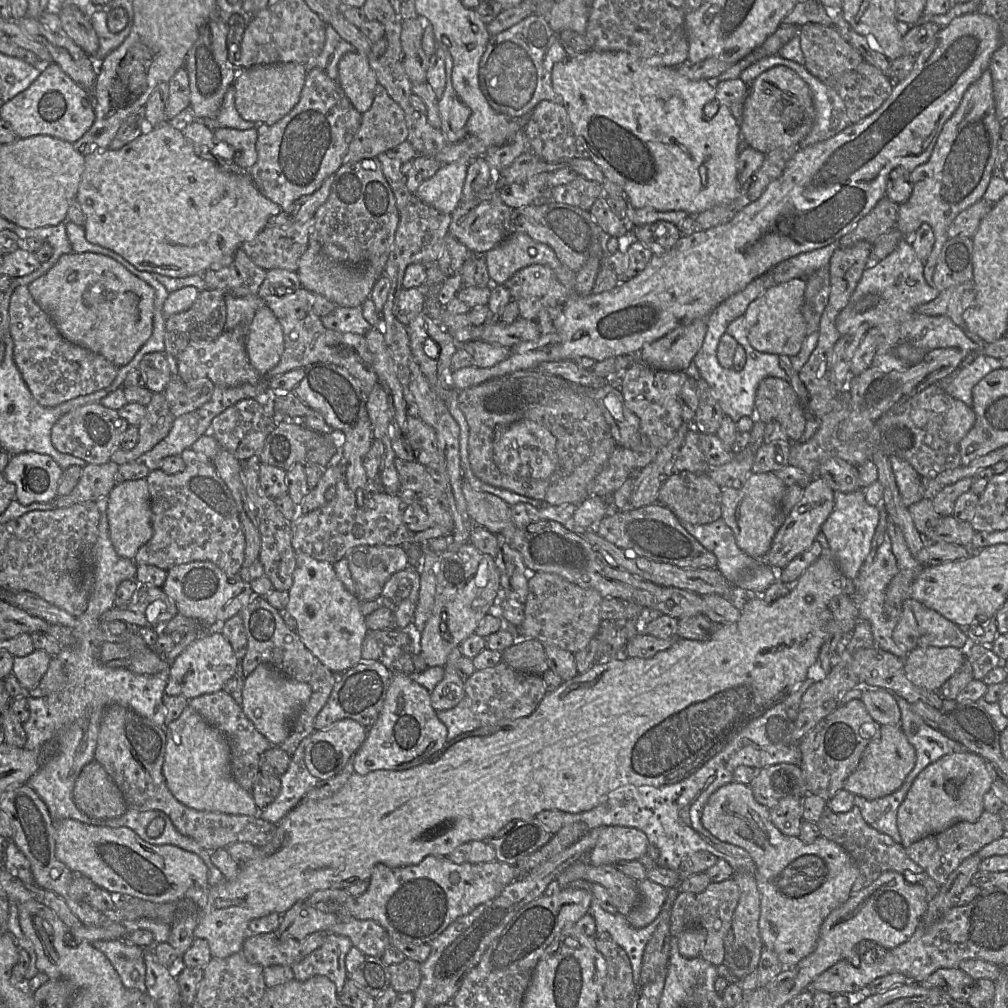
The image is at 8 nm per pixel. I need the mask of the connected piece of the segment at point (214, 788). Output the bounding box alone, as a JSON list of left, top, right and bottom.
[162,705,260,817]

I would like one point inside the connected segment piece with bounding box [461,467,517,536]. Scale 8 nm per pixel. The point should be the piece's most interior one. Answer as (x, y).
(488, 511)

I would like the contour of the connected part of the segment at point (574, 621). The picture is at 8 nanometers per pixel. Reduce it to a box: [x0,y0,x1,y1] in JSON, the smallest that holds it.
[517,573,601,654]

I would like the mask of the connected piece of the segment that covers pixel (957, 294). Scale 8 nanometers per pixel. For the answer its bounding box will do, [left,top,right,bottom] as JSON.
[916,280,983,345]

